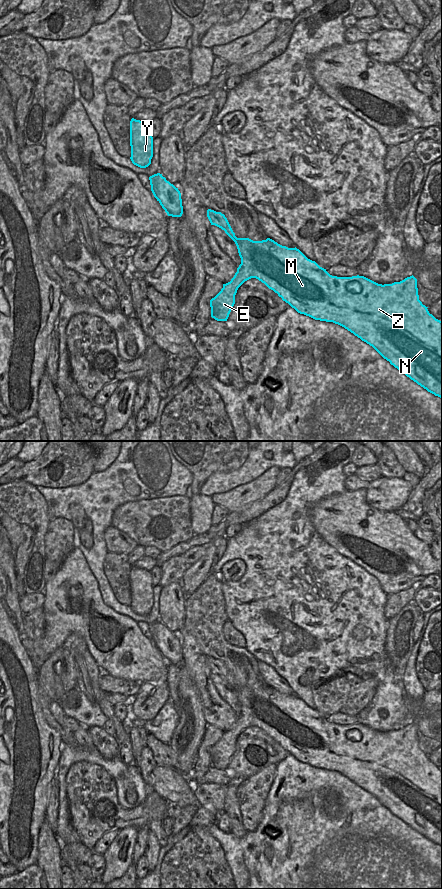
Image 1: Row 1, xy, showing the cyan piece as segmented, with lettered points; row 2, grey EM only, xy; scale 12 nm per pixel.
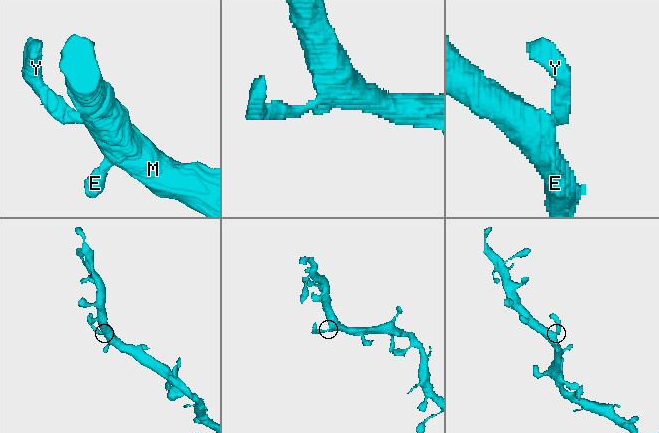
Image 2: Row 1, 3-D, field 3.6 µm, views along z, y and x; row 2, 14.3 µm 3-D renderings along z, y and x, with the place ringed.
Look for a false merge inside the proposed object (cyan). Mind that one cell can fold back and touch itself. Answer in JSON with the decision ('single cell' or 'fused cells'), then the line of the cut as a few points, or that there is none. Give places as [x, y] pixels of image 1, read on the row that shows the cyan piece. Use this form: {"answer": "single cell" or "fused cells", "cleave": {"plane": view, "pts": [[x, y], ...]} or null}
{"answer": "single cell", "cleave": null}

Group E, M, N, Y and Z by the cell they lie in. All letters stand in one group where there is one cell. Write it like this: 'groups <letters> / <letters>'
groups E M N Y Z

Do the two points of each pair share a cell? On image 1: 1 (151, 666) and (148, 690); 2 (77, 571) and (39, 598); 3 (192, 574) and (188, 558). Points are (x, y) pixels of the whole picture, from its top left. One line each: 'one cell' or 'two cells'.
1: two cells
2: two cells
3: two cells

